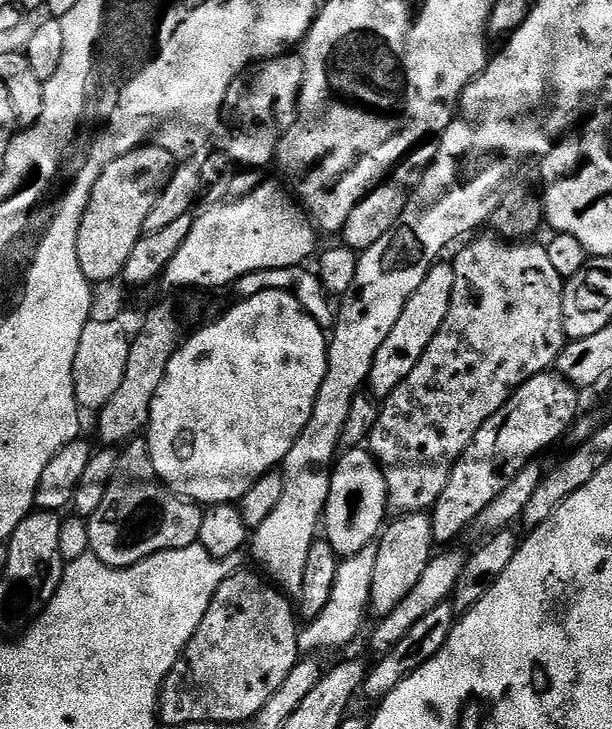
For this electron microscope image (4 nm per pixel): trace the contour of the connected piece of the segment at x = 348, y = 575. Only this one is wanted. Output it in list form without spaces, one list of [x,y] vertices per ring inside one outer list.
[[[375,543],[366,545],[358,554],[345,556],[334,574],[334,591],[330,593],[330,602],[318,618],[307,621],[299,629],[300,651],[304,654],[320,654],[323,648],[340,648],[348,644],[360,632],[364,624],[364,612],[370,608],[370,582],[374,582],[374,558],[378,558]]]

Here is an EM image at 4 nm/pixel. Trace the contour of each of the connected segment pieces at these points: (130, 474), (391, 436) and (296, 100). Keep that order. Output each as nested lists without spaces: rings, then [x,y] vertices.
[[[133,438],[119,449],[116,469],[106,486],[106,498],[102,498],[98,510],[94,510],[94,514],[87,517],[91,555],[98,557],[111,568],[129,568],[159,552],[182,550],[199,541],[204,514],[205,509],[201,505],[177,496],[157,476],[147,439]]]
[[[495,234],[487,235],[477,235],[472,238],[477,238],[477,240],[469,239],[467,241],[469,244],[457,254],[456,260],[451,261],[456,277],[454,278],[454,294],[450,298],[450,314],[446,314],[446,322],[442,322],[442,330],[438,330],[438,334],[434,334],[434,342],[430,342],[430,346],[426,346],[426,354],[422,354],[422,358],[418,358],[418,366],[414,366],[414,370],[410,370],[409,376],[402,378],[398,390],[383,397],[378,422],[366,441],[367,447],[376,458],[376,463],[384,472],[384,481],[388,487],[388,506],[396,514],[428,512],[432,505],[438,502],[442,490],[446,490],[446,482],[450,478],[452,467],[458,462],[458,458],[464,453],[466,446],[470,446],[470,442],[474,438],[474,434],[478,434],[482,422],[486,422],[486,418],[490,418],[494,414],[498,414],[498,410],[502,410],[502,406],[510,399],[512,393],[527,380],[534,378],[539,372],[549,371],[560,357],[560,351],[564,349],[566,343],[564,319],[562,318],[562,298],[566,280],[565,277],[558,274],[558,270],[554,270],[553,264],[550,263],[547,247],[543,243],[513,242]]]
[[[300,54],[273,56],[271,60],[259,61],[236,77],[224,99],[224,109],[220,112],[220,123],[214,133],[214,144],[225,152],[238,166],[264,168],[276,159],[276,151],[290,126],[296,121],[296,111],[300,105],[300,91],[304,81],[304,58]]]

